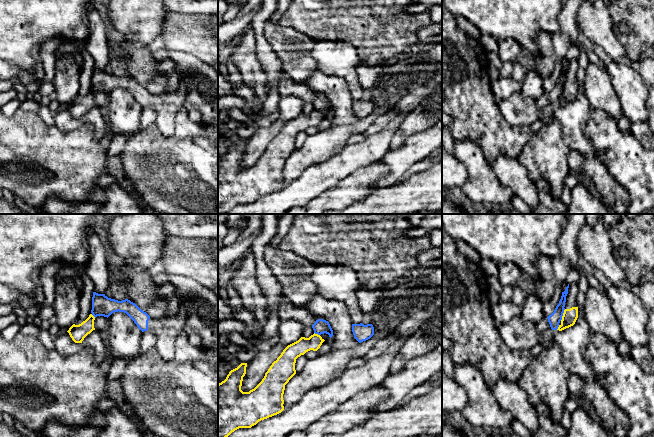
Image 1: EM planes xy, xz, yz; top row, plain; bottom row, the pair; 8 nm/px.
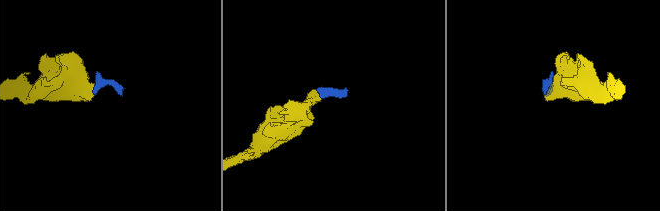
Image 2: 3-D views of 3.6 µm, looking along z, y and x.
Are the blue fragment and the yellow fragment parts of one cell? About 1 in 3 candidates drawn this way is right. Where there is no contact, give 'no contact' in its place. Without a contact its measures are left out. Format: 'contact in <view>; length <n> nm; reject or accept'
contact in yz; length 100 nm; reject

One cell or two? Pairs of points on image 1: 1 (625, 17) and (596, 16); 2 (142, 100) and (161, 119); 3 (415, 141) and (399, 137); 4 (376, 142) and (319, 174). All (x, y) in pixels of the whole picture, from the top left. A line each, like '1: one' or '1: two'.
1: two
2: one
3: two
4: one

